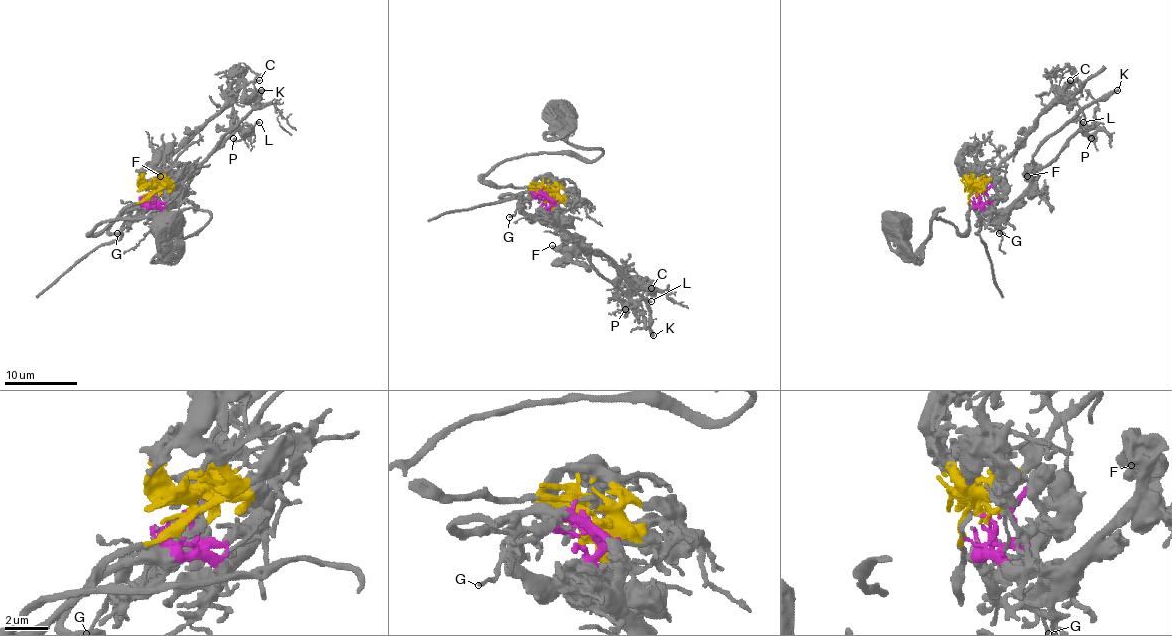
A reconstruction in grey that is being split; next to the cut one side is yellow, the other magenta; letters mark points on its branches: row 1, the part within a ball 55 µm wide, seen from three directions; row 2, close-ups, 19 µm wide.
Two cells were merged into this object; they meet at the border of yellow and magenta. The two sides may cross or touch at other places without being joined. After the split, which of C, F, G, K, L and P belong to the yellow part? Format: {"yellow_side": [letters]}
{"yellow_side": ["C"]}

